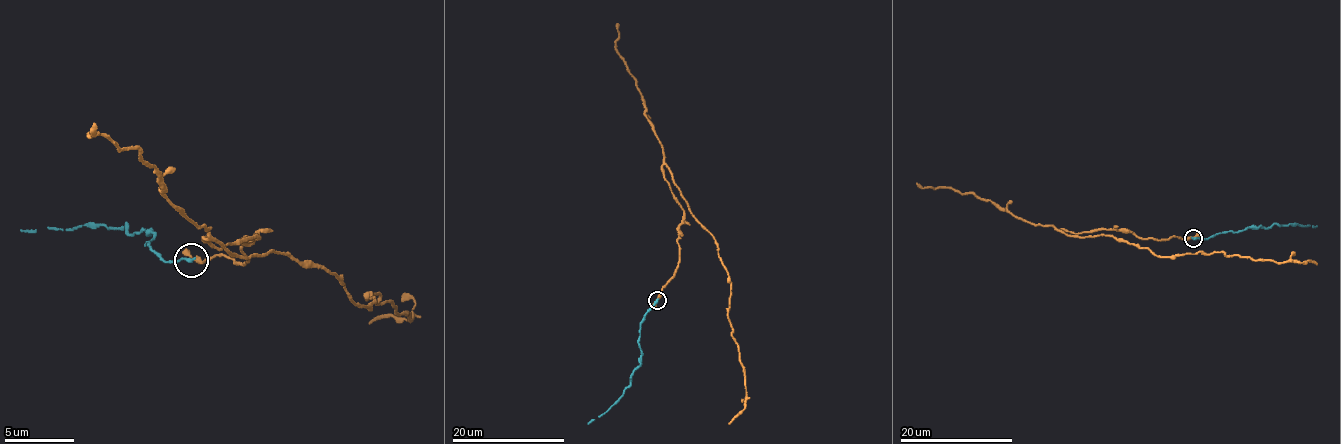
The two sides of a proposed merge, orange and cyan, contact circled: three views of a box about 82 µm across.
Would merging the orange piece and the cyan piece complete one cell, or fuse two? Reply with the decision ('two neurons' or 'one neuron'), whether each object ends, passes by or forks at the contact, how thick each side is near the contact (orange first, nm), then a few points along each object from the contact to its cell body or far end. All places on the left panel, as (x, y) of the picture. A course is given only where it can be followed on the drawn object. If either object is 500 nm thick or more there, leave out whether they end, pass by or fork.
one neuron; orange passes by; cyan ends there; 240 nm thick on the orange side, 260 nm on the other; orange runs (192, 259), (244, 263), (258, 238), (209, 242), (324, 266), (359, 304), (369, 294), (411, 318), (369, 325); cyan runs (192, 259), (167, 263), (150, 249), (150, 235), (133, 235), (126, 224), (21, 228)

